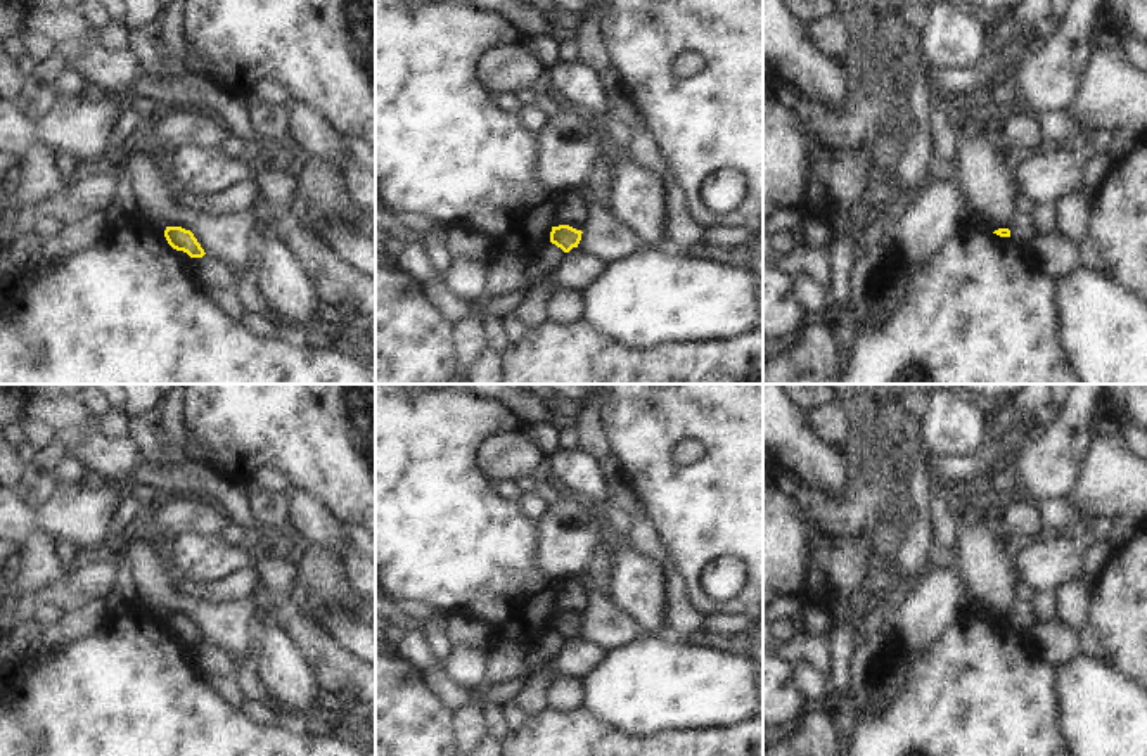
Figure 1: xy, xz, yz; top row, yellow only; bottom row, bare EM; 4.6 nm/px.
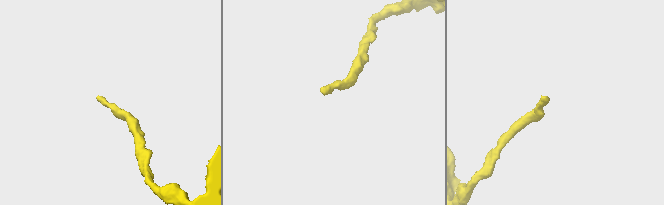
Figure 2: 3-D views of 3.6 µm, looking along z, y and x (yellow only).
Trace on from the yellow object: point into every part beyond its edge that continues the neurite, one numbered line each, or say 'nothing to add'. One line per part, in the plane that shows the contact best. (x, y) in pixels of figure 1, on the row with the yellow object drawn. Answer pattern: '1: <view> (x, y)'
nothing to add

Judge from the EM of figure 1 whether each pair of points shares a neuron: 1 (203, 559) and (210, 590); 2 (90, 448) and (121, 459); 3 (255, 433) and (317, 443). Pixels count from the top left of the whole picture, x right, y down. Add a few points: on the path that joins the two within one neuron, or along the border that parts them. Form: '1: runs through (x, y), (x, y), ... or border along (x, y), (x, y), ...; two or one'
1: border along (244, 564), (210, 582), (179, 578); two
2: runs through (97, 454), (115, 459); one
3: runs through (270, 433), (301, 433); one

